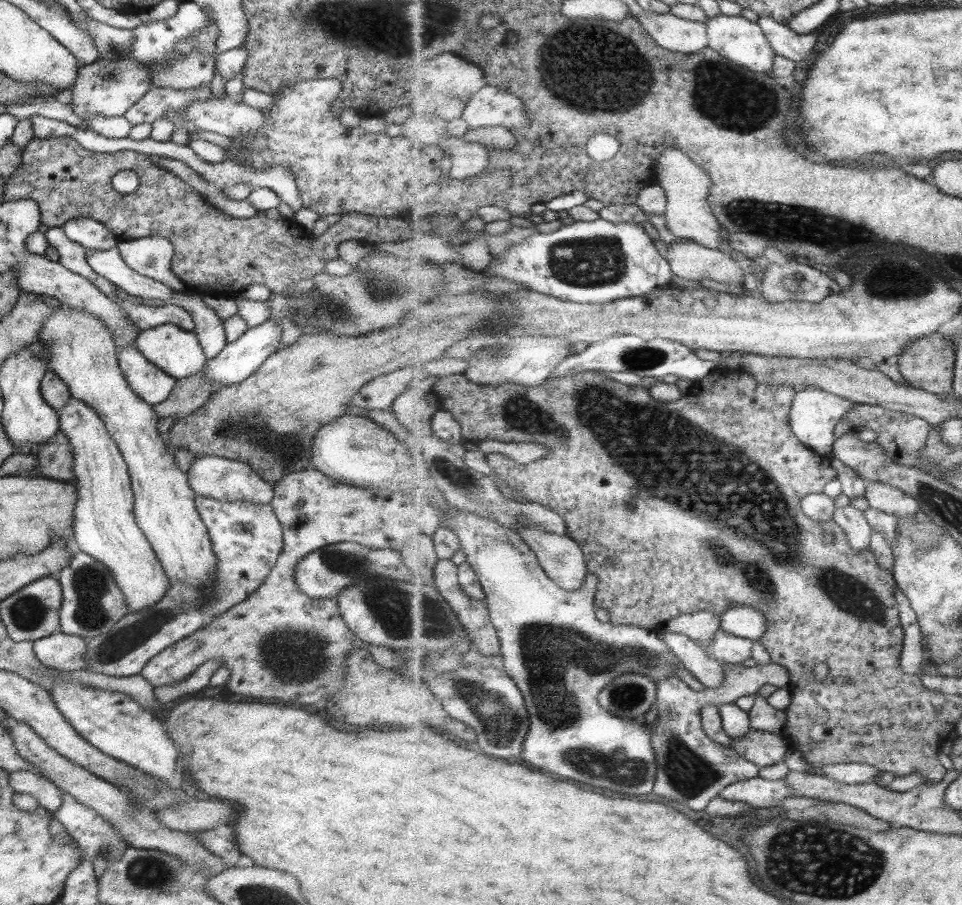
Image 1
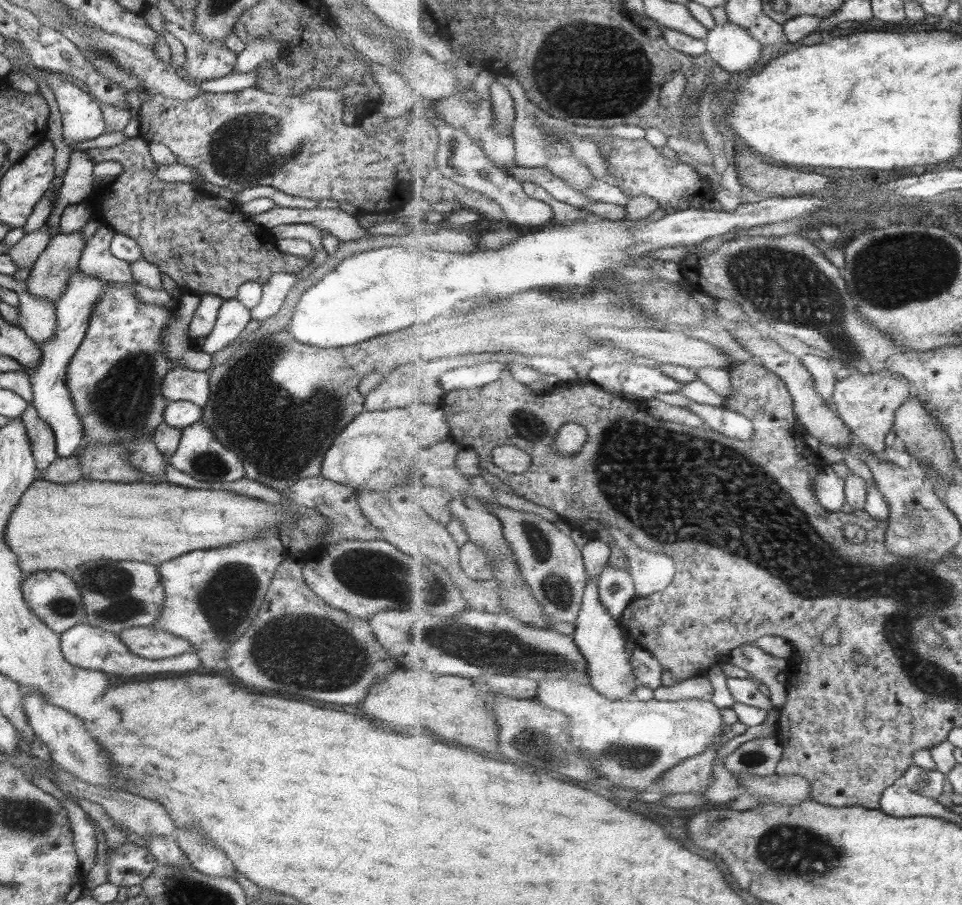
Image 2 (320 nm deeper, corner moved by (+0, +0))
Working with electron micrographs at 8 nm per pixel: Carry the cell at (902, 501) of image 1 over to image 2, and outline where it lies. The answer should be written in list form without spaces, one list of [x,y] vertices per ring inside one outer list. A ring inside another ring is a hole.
[[[890,370],[871,374],[852,371],[847,378],[836,382],[832,400],[836,406],[836,412],[852,430],[857,441],[880,459],[888,461],[885,456],[885,448],[887,448],[885,438],[894,428],[898,408],[914,394],[910,389],[911,386],[904,376]]]

